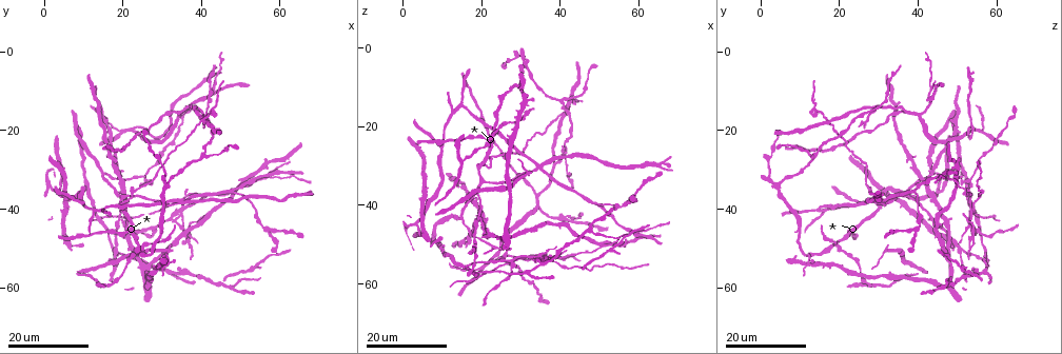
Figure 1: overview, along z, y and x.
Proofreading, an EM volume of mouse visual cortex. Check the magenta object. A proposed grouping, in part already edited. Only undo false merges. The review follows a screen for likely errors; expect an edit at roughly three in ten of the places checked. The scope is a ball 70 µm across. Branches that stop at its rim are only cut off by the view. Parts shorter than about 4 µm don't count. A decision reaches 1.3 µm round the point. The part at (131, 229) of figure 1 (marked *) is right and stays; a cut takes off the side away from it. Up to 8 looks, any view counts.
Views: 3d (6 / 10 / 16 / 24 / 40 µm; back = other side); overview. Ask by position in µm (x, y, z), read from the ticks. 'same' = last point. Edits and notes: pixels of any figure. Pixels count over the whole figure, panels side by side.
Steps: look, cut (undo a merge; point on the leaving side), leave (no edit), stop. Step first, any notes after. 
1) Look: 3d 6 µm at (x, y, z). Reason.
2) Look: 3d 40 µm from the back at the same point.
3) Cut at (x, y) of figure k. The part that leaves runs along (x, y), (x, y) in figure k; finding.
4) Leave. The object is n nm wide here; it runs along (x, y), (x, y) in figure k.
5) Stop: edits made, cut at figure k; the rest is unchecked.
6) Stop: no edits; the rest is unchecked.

Look: 3d 24 µm at (18.5, 39.0, 30.0). Three arms meet.

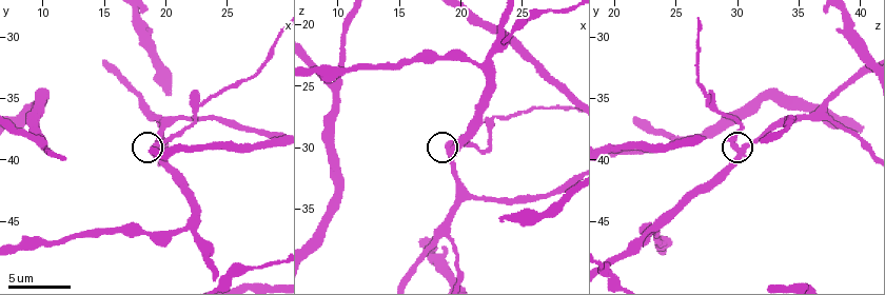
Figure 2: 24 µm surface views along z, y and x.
Look: 3d 6 µm at (19.0, 39.4, 30.2).

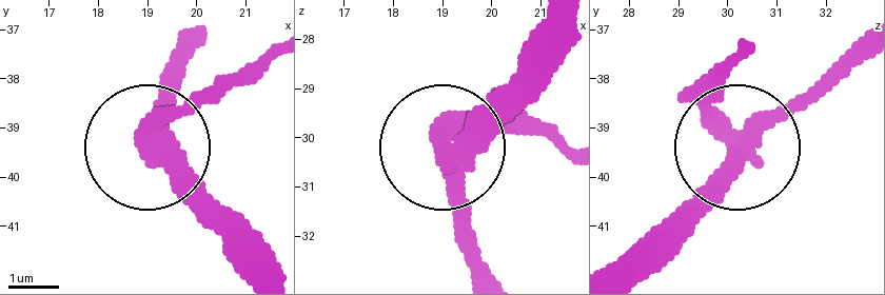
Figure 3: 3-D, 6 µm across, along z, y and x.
Cut at (709, 101) of figure 3. 3 arms meet here; the part that leaves runs along (738, 144), (712, 111), (733, 60) in figure 3; two cells meet here.

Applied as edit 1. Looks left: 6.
Look: 3d 24 µm at (25.5, 32.0, 53.5). Small branch off a trunk.

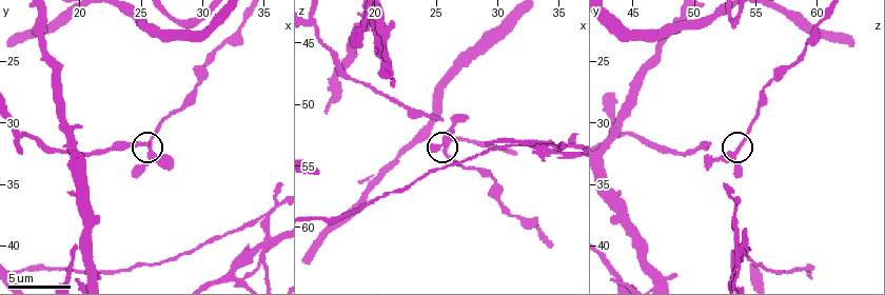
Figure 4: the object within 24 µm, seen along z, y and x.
Look: 3d 10 µm at (25.8, 32.6, 53.2).

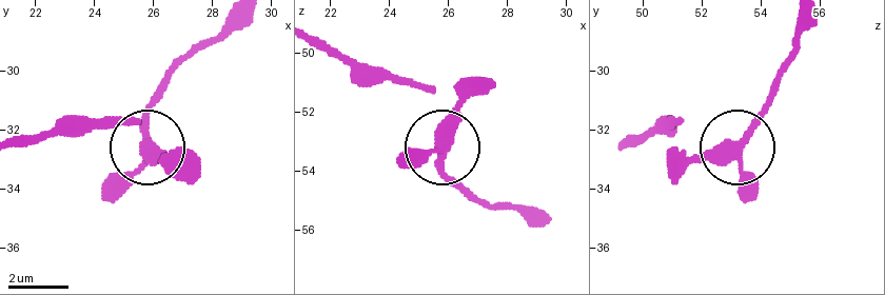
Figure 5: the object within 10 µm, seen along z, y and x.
Leave. It runs along (621, 144), (679, 122), (708, 152), (724, 152), (773, 94) in figure 5; one cell here.

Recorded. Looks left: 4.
Look: 3d 24 µm at (28.0, 45.0, 55.0). A fork.

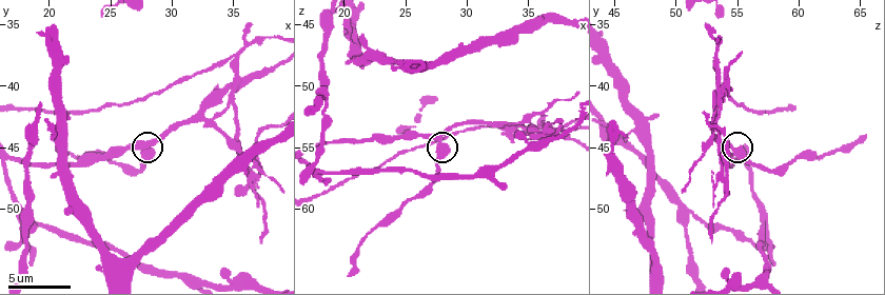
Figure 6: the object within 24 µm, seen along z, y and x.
Look: 3d 10 µm at (27.8, 44.8, 54.4).

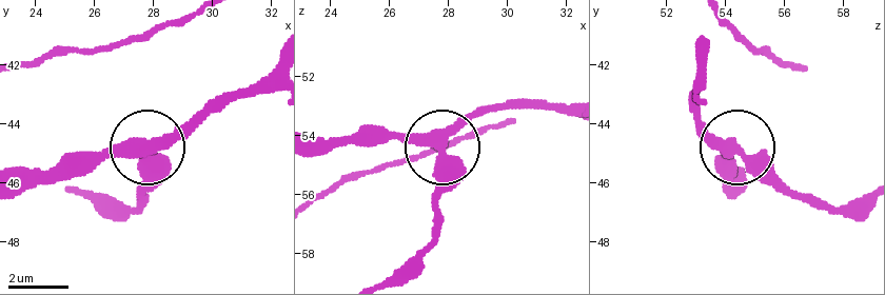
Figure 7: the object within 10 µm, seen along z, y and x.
Leave. The side arm is 16 µm long; it runs along (741, 193), (726, 177), (733, 150), (764, 162), (806, 204) in figure 7; all the same cell.

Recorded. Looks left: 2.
Look: 3d 10 µm at (32.4, 42.6, 53.2). Looks like a crossing.

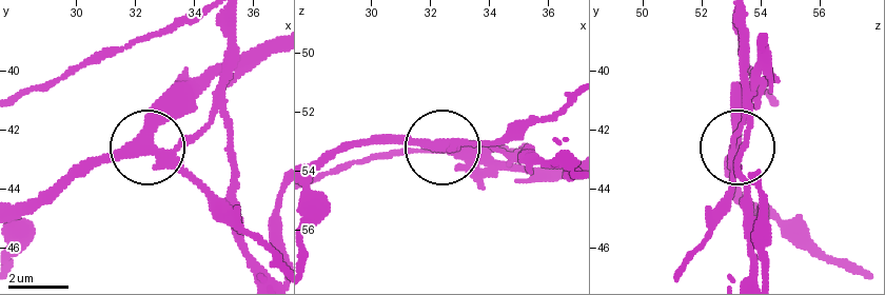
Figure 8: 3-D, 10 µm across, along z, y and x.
Look: 3d 10 µm from the back at (32.3, 42.6, 53.2).

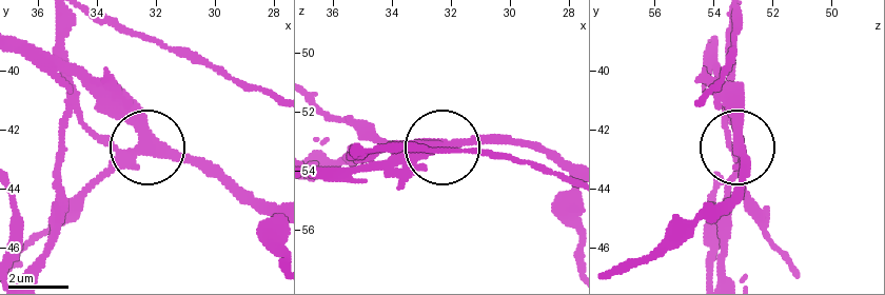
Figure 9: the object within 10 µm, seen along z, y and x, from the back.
Cut at (94, 135) of figure 9. 4 arms meet here; the part that leaves runs along (126, 159), (81, 114), (61, 23) in figure 9; a second cell is stuck on.

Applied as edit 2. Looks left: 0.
Stop: edits made, cut at figure 3, cut at figure 9; the rest is unchecked.

